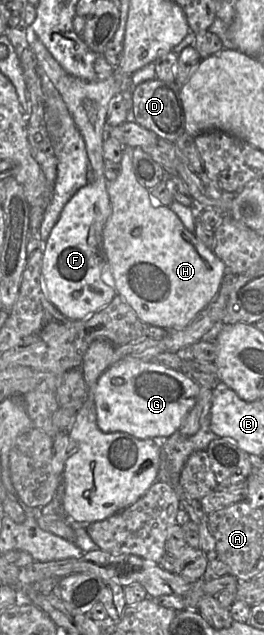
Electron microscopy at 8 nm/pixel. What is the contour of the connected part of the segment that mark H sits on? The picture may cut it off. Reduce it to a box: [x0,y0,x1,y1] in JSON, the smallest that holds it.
[103,147,226,329]

